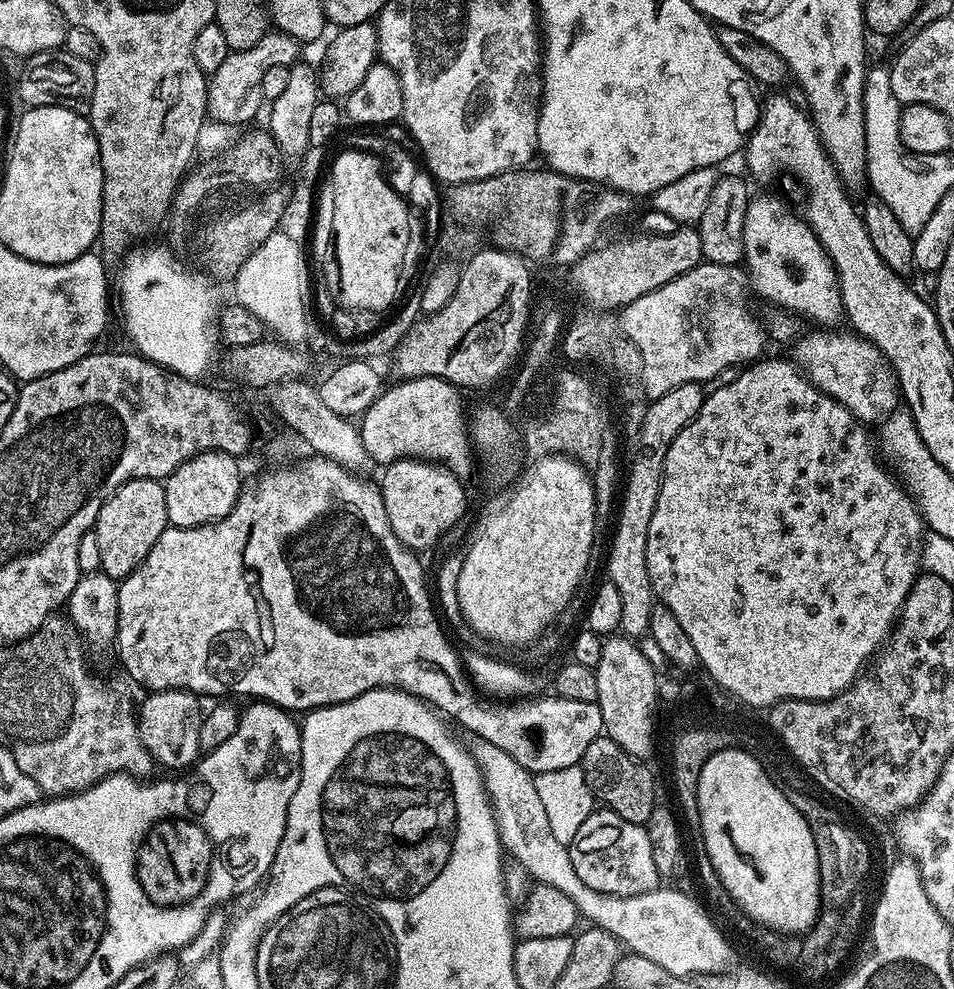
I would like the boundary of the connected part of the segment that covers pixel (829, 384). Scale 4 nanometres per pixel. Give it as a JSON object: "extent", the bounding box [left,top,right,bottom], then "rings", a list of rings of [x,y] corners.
{"extent":[790,330,898,421],"rings":[[[824,330],[803,333],[790,344],[791,363],[795,364],[812,385],[825,392],[855,419],[883,421],[898,404],[898,381],[888,359],[870,341],[853,333],[826,334]]]}

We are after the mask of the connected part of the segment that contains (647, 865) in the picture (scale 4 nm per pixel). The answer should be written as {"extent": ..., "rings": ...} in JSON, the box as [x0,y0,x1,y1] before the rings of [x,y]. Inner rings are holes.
{"extent":[568,810,662,896],"rings":[[[594,810],[586,822],[574,834],[574,842],[568,845],[570,862],[578,870],[578,878],[590,886],[611,896],[646,894],[661,887],[662,878],[654,866],[654,854],[650,854],[648,829],[643,824],[628,822],[611,810]]]}

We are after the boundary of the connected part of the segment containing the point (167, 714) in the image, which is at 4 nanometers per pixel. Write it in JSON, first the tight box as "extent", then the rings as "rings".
{"extent":[137,689,204,768],"rings":[[[184,689],[152,692],[147,696],[137,711],[137,724],[147,752],[157,765],[162,764],[166,768],[191,767],[201,753],[198,730],[201,729],[204,710],[200,708],[199,697]]]}

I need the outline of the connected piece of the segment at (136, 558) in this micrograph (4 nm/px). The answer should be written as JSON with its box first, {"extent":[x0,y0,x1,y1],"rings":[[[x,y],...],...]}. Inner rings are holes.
{"extent":[94,480,169,580],"rings":[[[127,480],[104,503],[102,510],[98,510],[94,531],[101,559],[99,571],[111,580],[125,580],[144,561],[146,554],[150,554],[154,542],[162,538],[169,526],[163,483],[159,480]]]}

